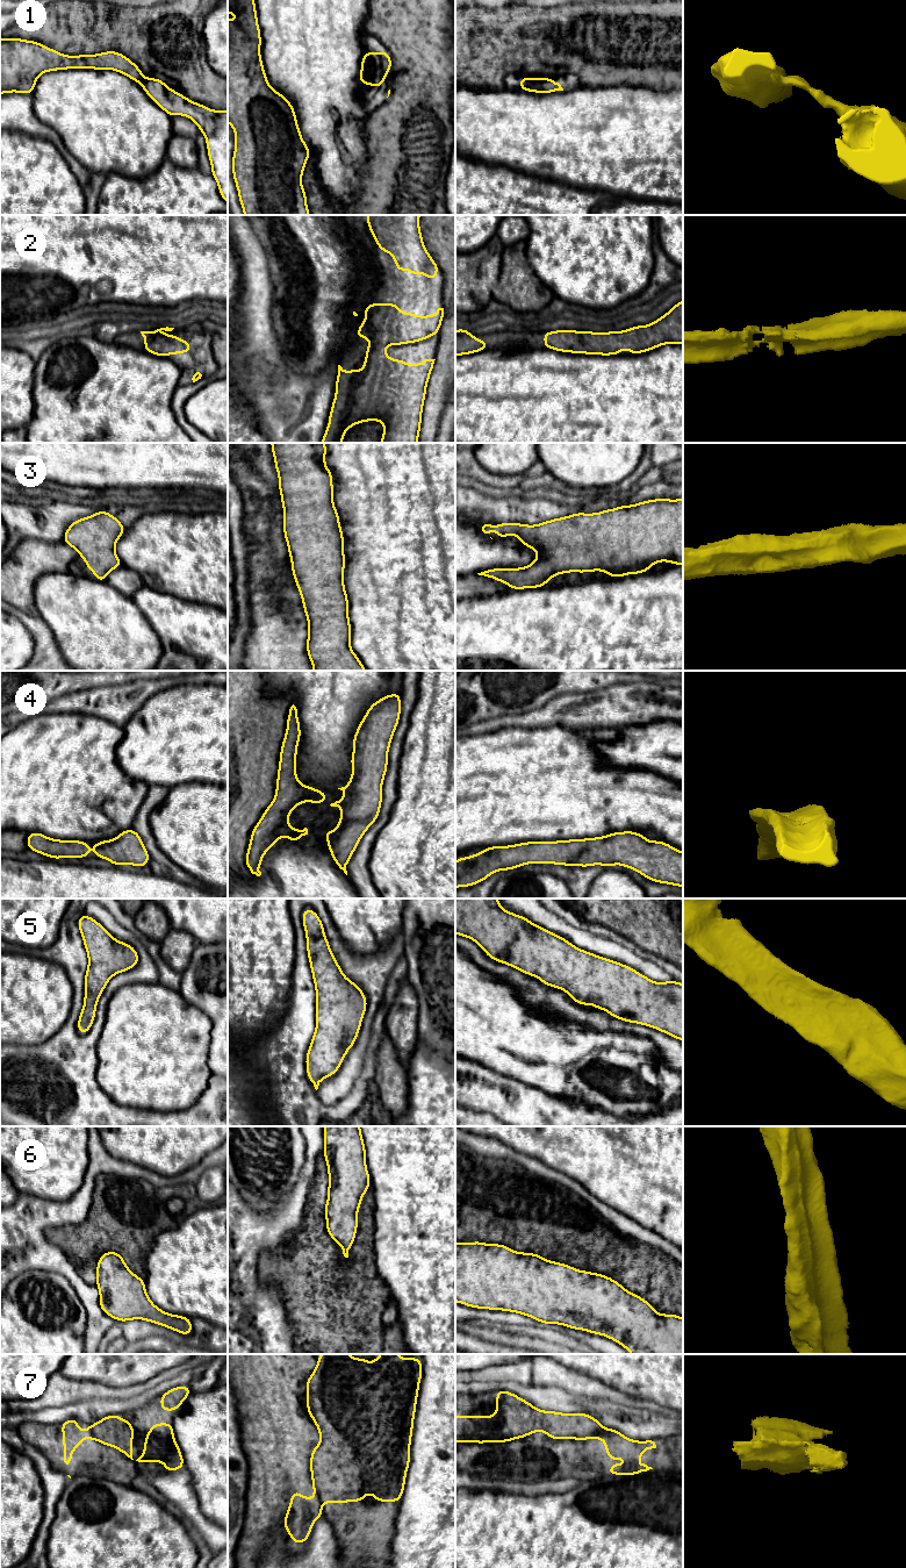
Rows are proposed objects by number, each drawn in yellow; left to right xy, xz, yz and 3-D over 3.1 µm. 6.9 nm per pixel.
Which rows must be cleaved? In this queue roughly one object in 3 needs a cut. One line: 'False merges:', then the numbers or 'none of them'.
False merges: 1, 7

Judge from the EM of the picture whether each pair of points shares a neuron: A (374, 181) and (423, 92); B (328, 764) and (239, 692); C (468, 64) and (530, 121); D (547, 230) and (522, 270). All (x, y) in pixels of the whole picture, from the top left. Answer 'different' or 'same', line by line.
A: same
B: different
C: different
D: different

